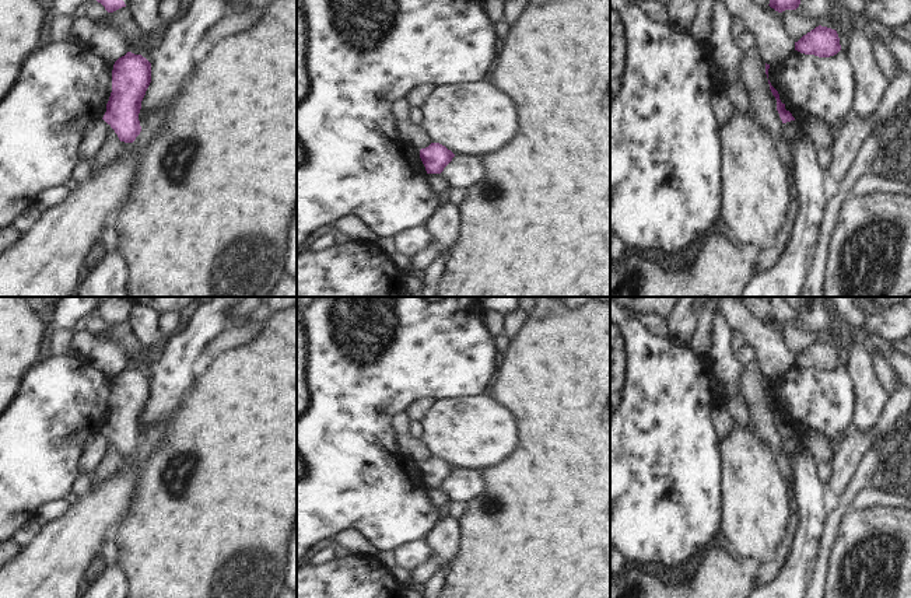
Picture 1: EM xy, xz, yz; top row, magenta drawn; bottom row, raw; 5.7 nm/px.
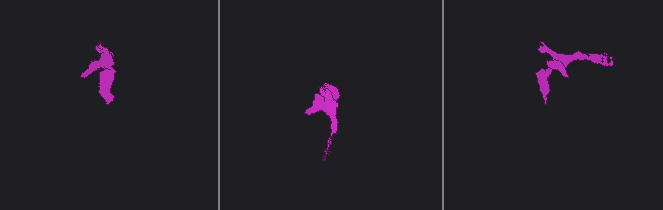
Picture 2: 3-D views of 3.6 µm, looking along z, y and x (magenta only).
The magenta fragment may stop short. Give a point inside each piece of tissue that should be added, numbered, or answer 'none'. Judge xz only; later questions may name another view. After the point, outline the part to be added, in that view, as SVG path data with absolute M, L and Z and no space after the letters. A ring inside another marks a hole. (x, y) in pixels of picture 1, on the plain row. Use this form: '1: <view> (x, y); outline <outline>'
none

